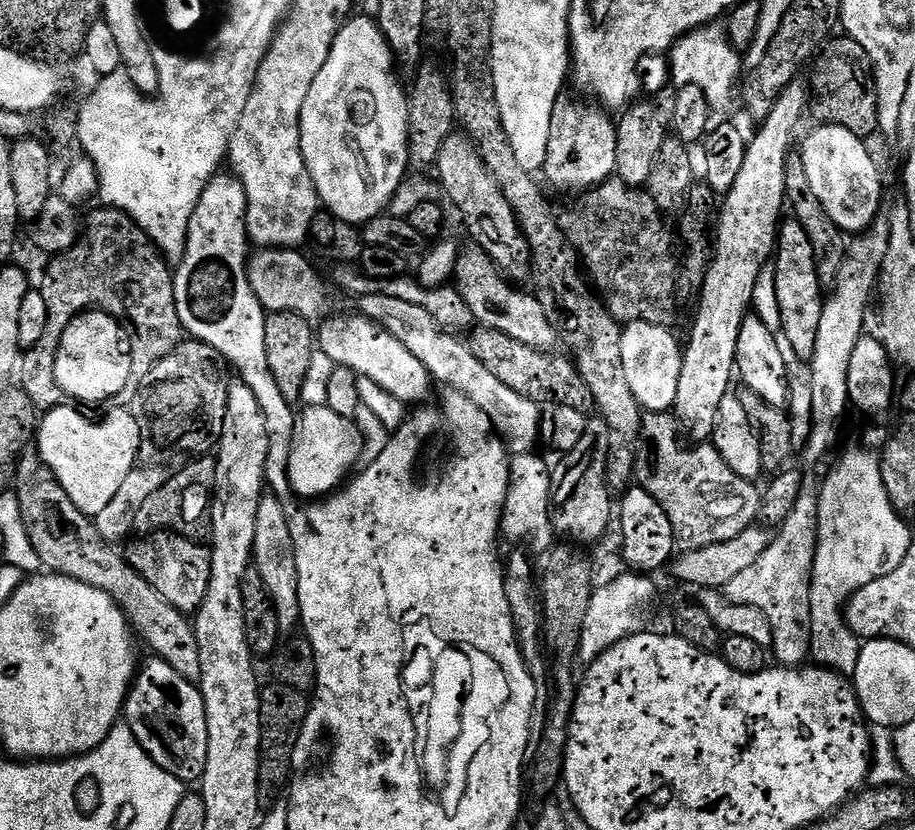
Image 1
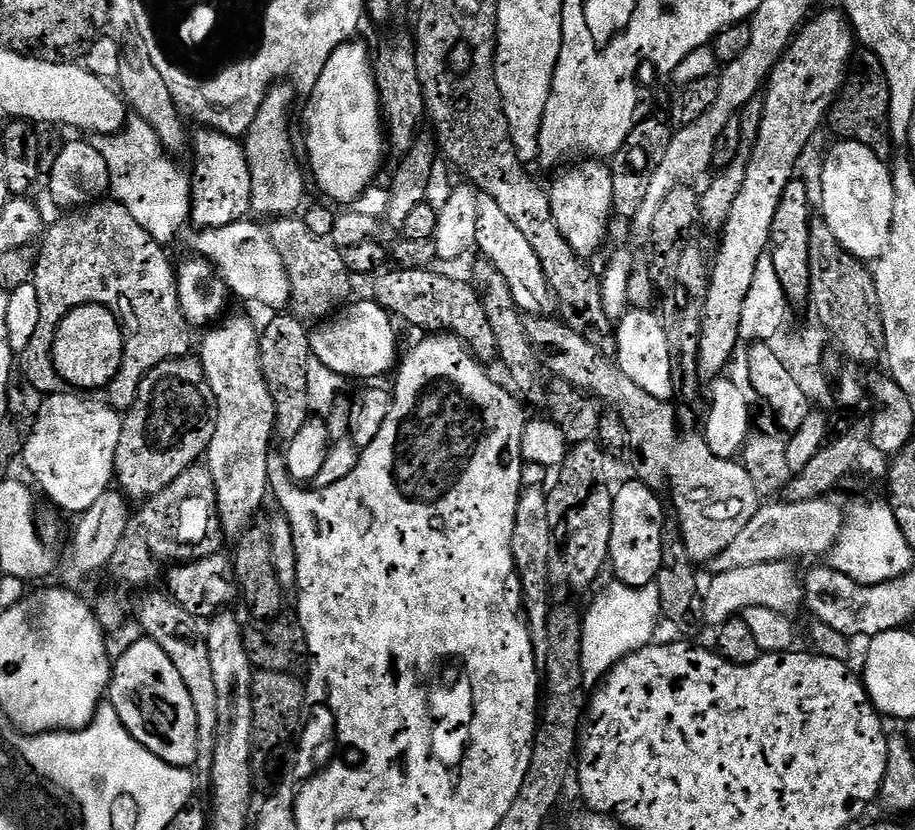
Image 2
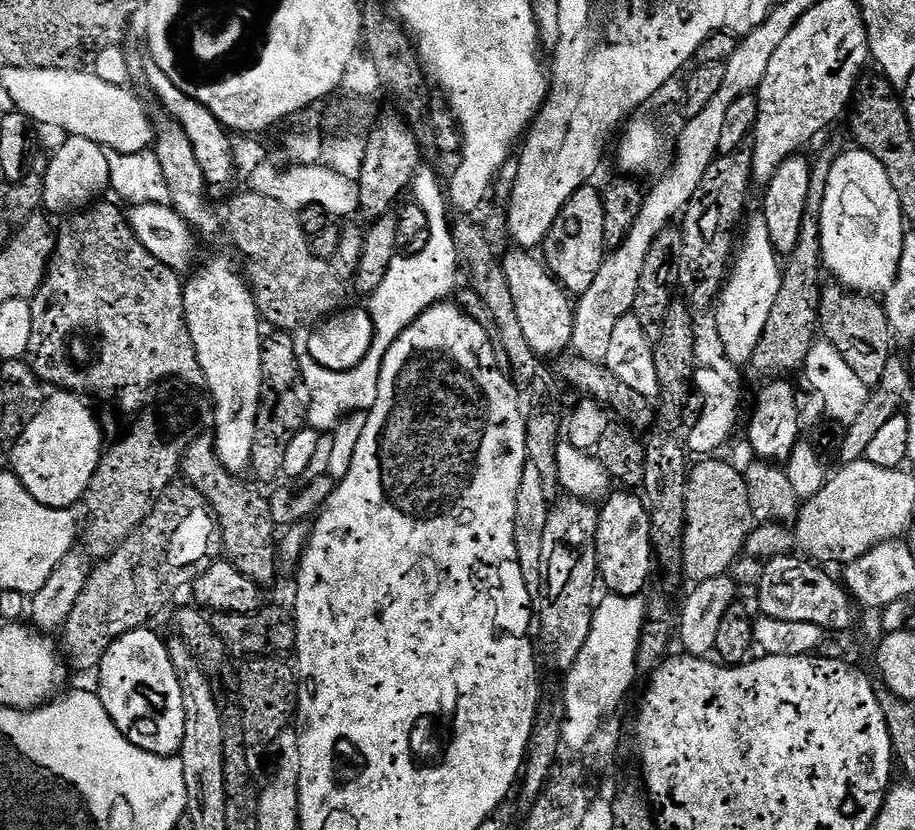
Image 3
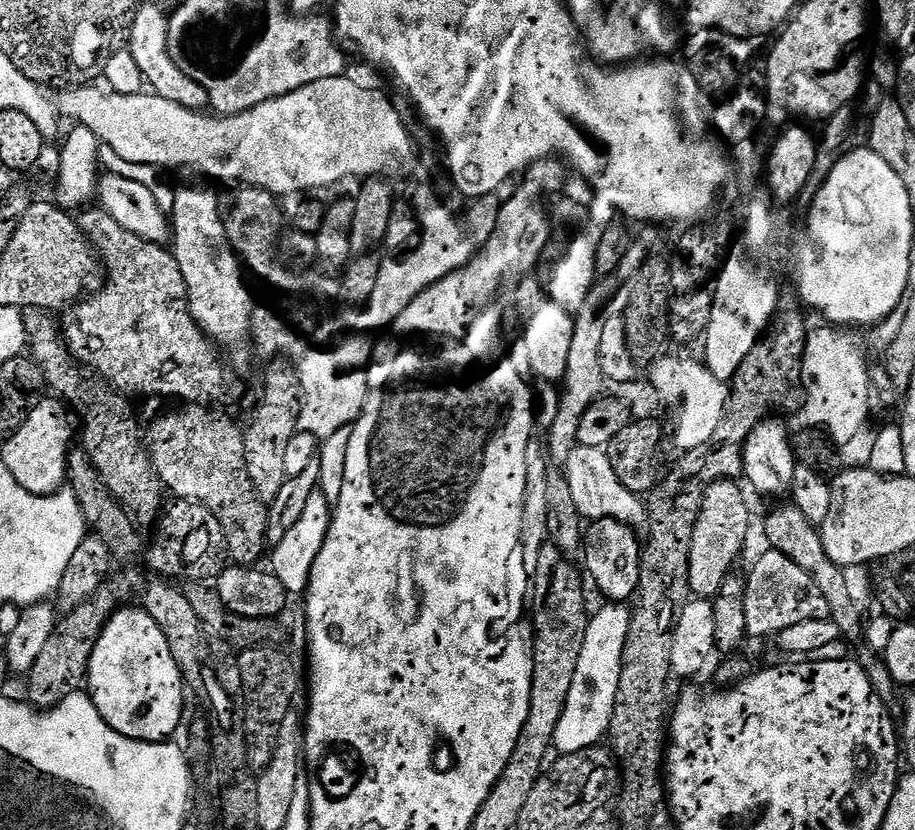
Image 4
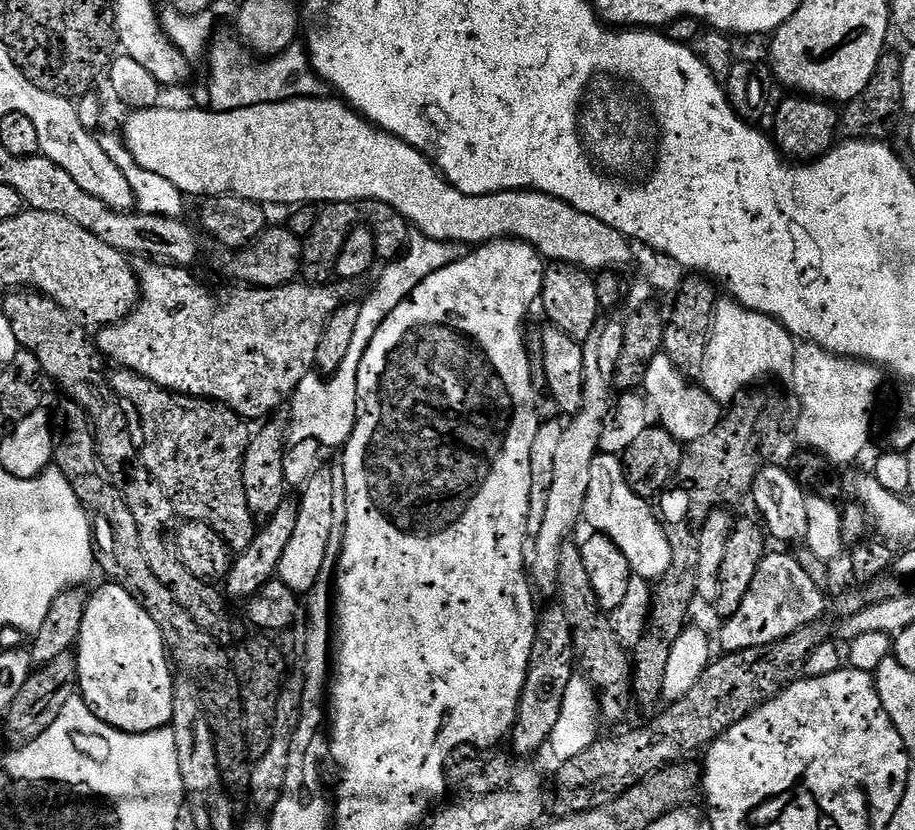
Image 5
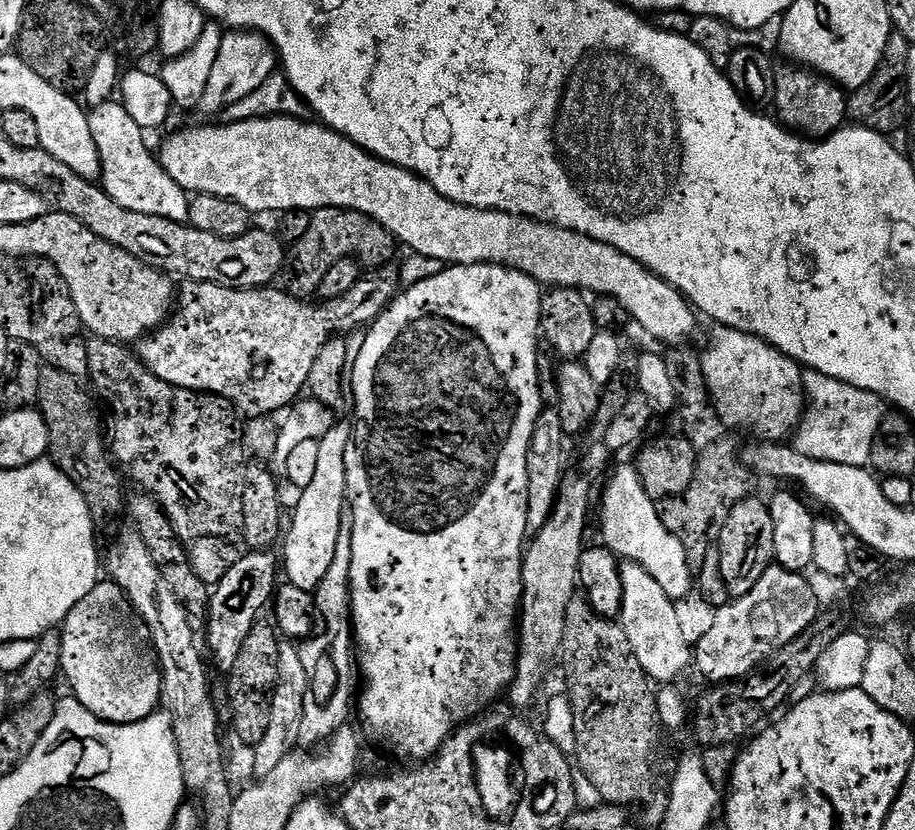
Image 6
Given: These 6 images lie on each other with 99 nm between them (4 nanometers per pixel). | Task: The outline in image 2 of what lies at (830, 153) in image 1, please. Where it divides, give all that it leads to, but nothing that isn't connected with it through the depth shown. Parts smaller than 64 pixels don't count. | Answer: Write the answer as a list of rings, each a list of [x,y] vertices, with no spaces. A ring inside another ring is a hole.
[[[836,142],[832,148],[832,169],[824,176],[822,212],[836,241],[852,259],[874,262],[890,236],[890,218],[894,218],[894,188],[889,165],[858,142]]]

